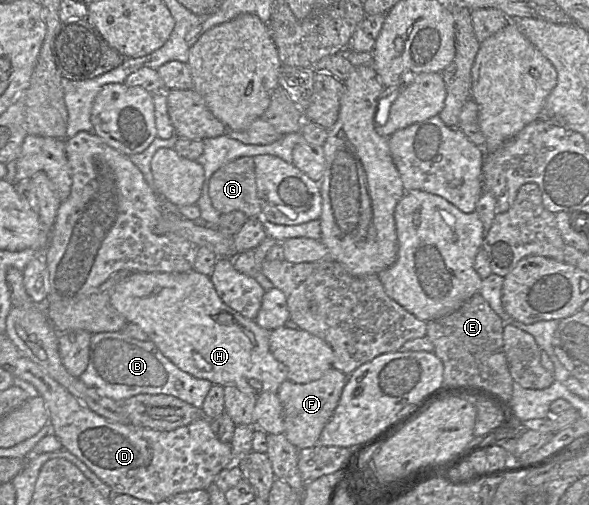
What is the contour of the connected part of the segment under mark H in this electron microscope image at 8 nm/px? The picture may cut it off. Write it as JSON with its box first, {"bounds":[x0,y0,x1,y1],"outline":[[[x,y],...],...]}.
{"bounds":[110,270,288,396],"outline":[[[194,270],[185,273],[133,273],[115,287],[110,300],[126,321],[138,325],[166,358],[195,378],[223,387],[233,385],[254,396],[265,392],[277,393],[280,385],[288,379],[286,366],[269,349],[272,330],[260,327],[255,320],[227,306],[218,296],[209,276]]]}

